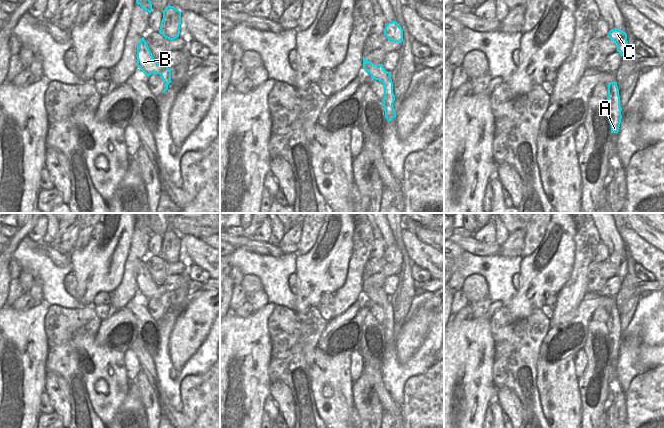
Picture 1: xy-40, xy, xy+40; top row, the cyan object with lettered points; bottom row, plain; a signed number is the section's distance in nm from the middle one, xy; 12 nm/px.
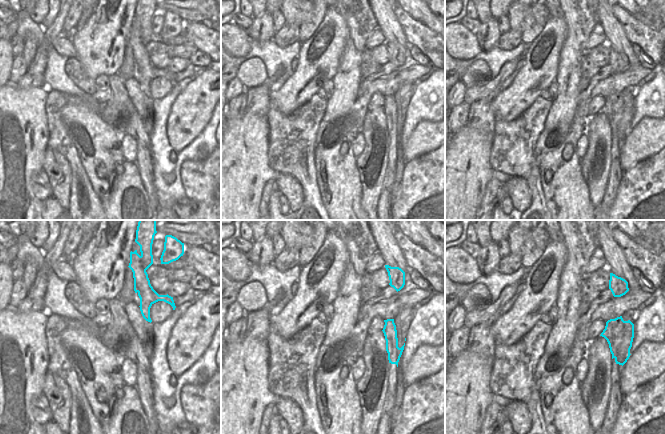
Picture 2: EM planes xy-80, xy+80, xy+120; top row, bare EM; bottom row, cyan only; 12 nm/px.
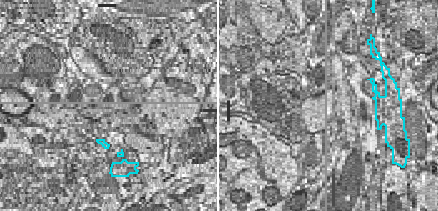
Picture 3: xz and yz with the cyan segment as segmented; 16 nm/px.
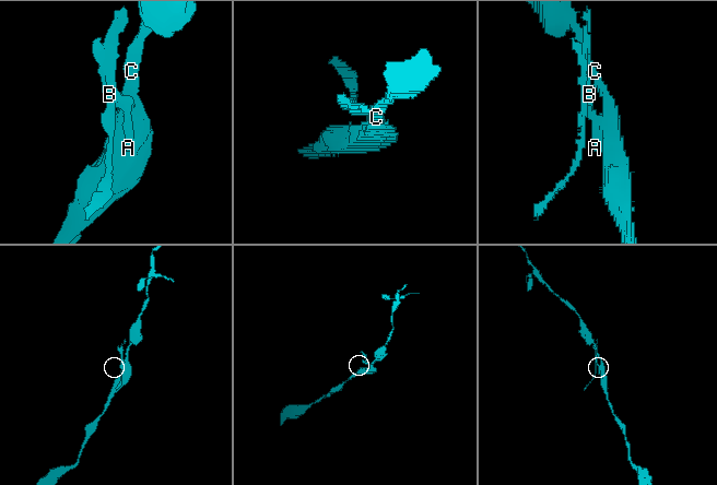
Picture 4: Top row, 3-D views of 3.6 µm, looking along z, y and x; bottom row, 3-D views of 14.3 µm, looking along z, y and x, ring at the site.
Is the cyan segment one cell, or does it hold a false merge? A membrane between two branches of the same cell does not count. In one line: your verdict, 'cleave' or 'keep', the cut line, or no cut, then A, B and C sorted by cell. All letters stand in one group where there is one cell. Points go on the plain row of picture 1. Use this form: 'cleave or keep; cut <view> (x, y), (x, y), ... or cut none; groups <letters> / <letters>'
keep; cut none; groups A B C

